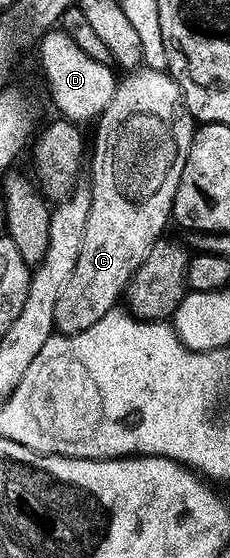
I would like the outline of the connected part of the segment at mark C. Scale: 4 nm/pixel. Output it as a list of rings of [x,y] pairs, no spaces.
[[[138,67],[125,78],[122,76],[117,82],[117,89],[113,92],[111,103],[101,112],[97,125],[97,138],[91,141],[91,153],[93,149],[93,182],[87,185],[91,195],[91,211],[87,215],[87,227],[83,231],[83,247],[79,247],[79,259],[75,259],[75,271],[71,271],[71,279],[59,291],[59,303],[55,303],[55,319],[53,320],[56,332],[61,335],[87,331],[91,323],[99,323],[107,311],[111,311],[118,304],[119,298],[124,294],[125,288],[129,285],[129,280],[134,271],[147,259],[147,251],[156,241],[162,240],[165,224],[173,217],[173,200],[175,199],[175,187],[179,187],[179,175],[183,175],[183,163],[187,163],[187,151],[191,151],[191,139],[195,122],[193,116],[187,111],[183,103],[183,95],[179,87],[174,83],[166,70],[153,70],[146,67]]]

